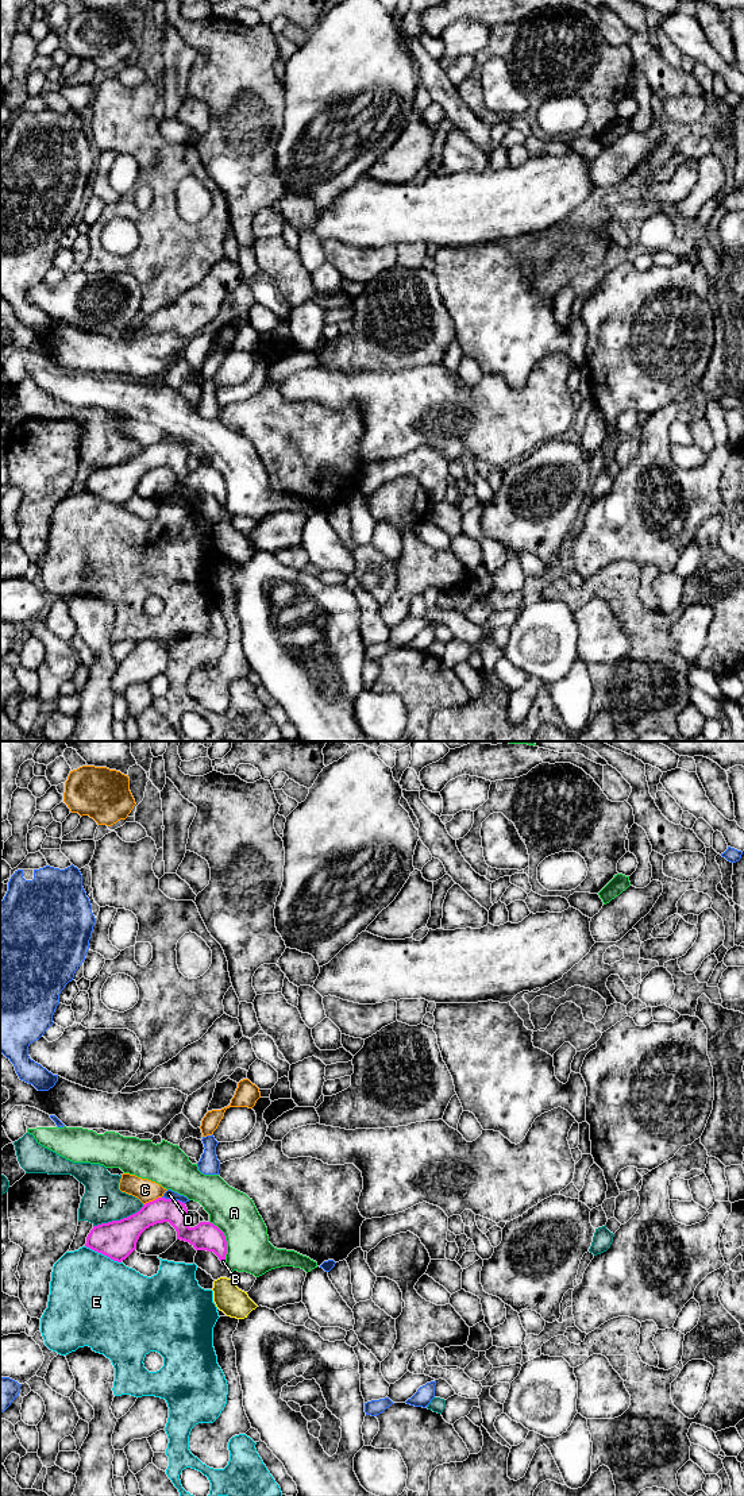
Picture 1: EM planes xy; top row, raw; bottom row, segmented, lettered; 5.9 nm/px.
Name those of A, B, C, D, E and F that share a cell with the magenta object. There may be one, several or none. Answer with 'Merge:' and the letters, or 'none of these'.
Merge: B

